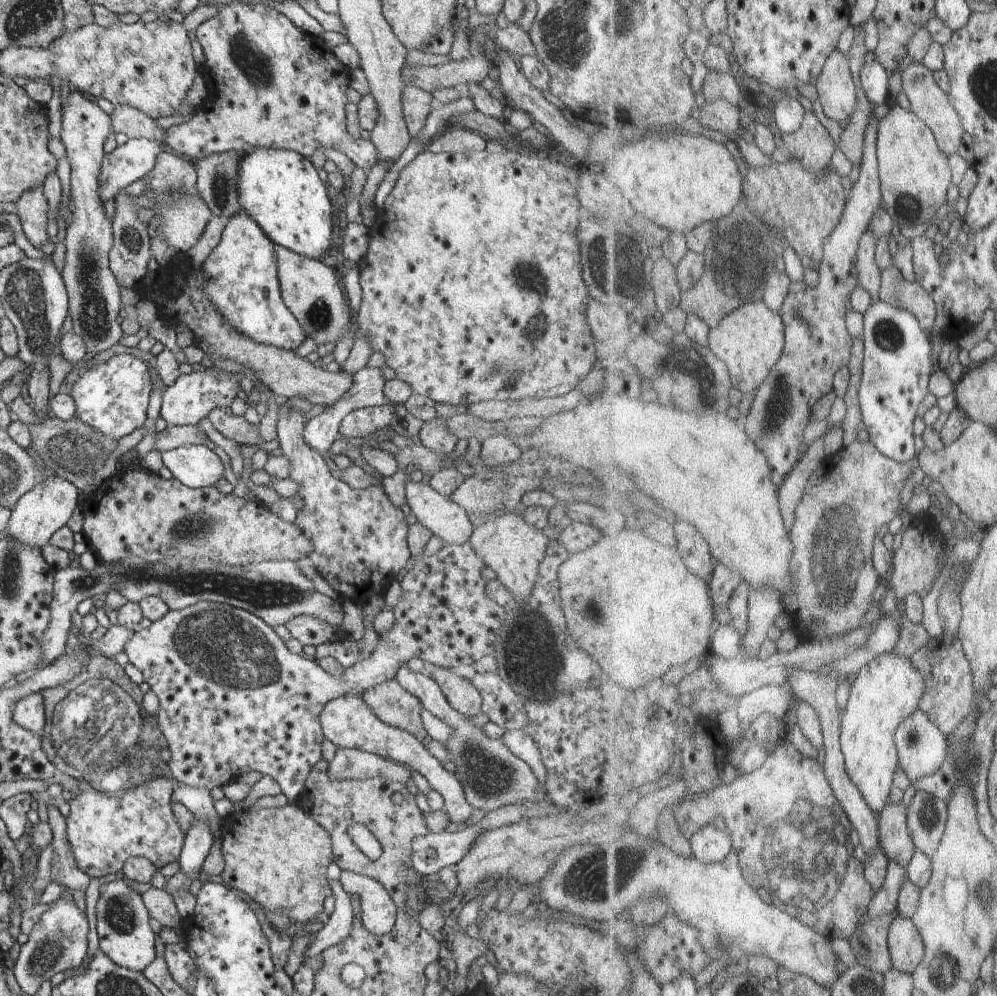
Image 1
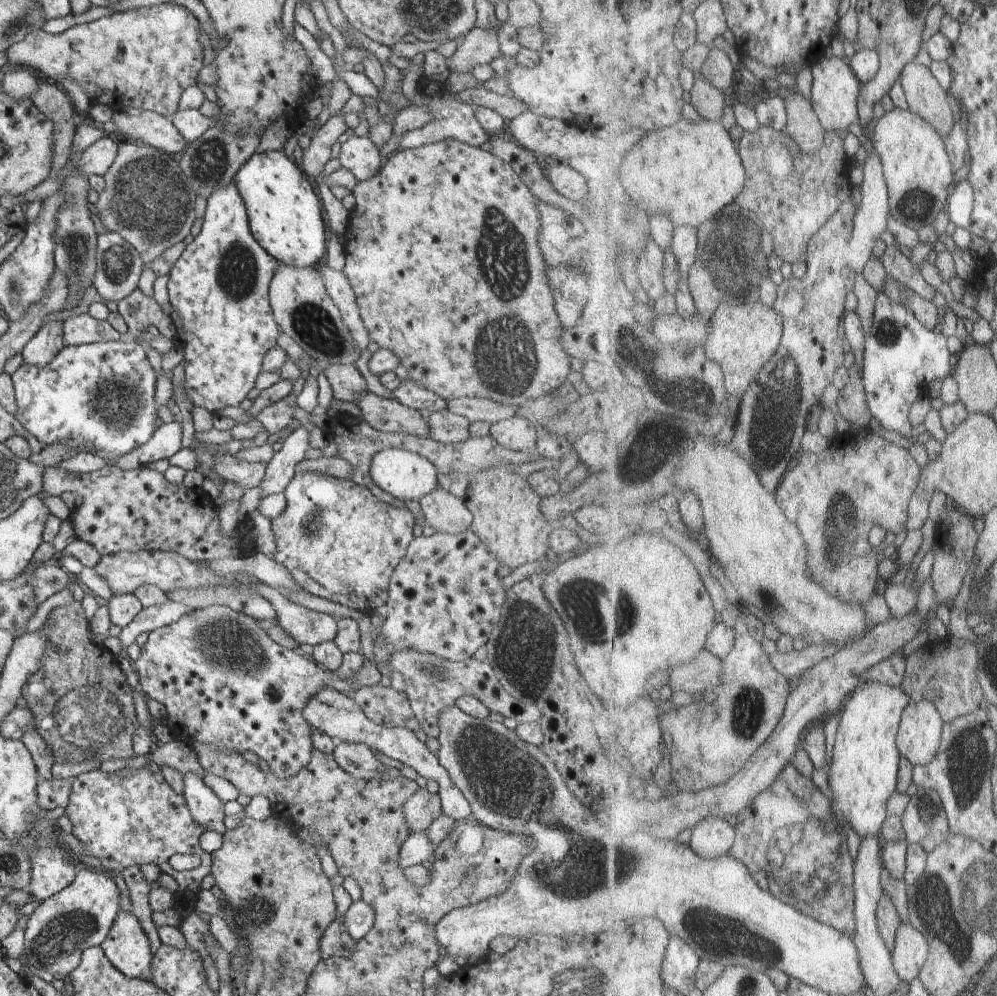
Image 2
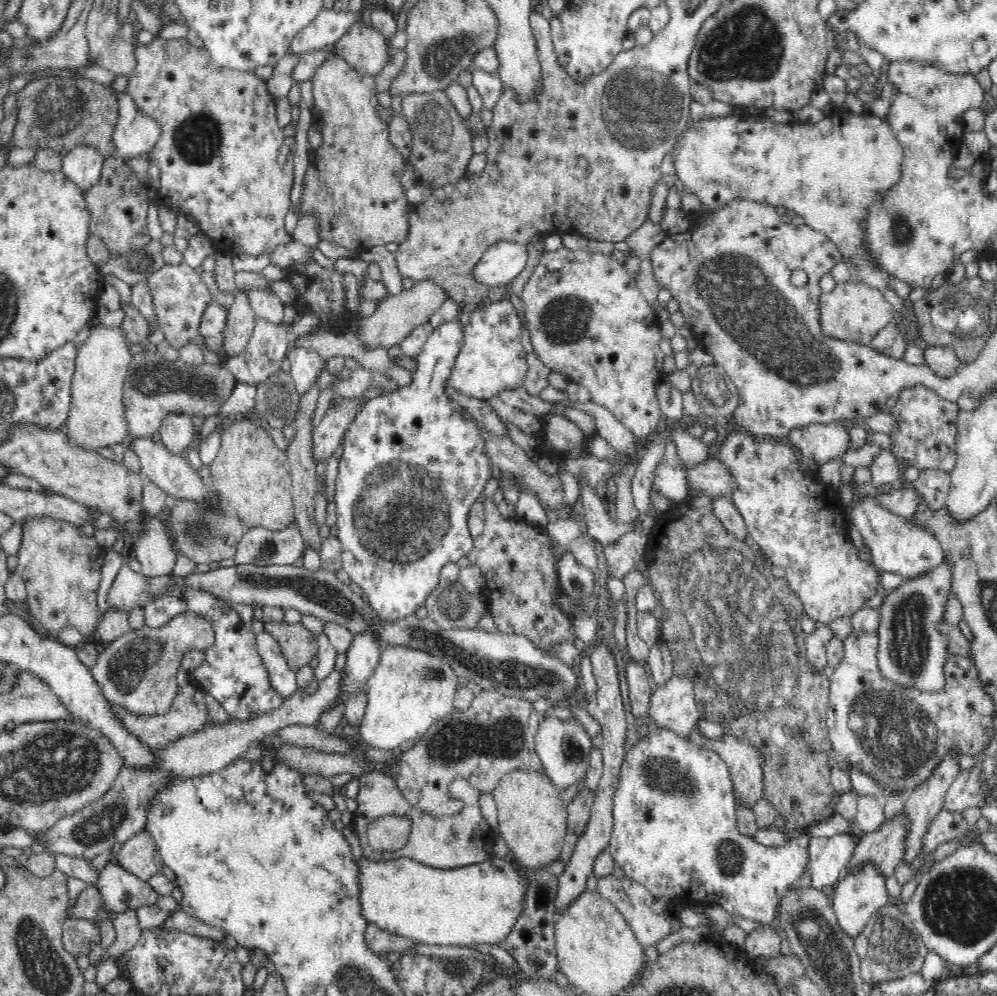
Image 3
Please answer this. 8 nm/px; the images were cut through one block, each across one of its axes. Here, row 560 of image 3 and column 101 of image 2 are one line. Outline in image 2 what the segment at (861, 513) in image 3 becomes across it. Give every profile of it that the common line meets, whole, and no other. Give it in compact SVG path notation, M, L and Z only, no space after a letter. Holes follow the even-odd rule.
M80 866L74 880L60 892L44 899L39 907L29 916L25 930L25 962L29 969L50 977L53 974L71 974L80 964L81 954L88 947L100 947L111 929L117 912L120 910L119 889L107 873L96 868Z

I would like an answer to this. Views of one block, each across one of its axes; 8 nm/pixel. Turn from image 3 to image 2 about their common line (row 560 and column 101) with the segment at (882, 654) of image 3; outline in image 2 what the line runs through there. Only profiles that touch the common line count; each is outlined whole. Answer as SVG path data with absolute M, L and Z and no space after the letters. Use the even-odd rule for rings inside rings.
M120 908L100 947L123 975L143 978L149 972L153 959L151 944L132 911Z

